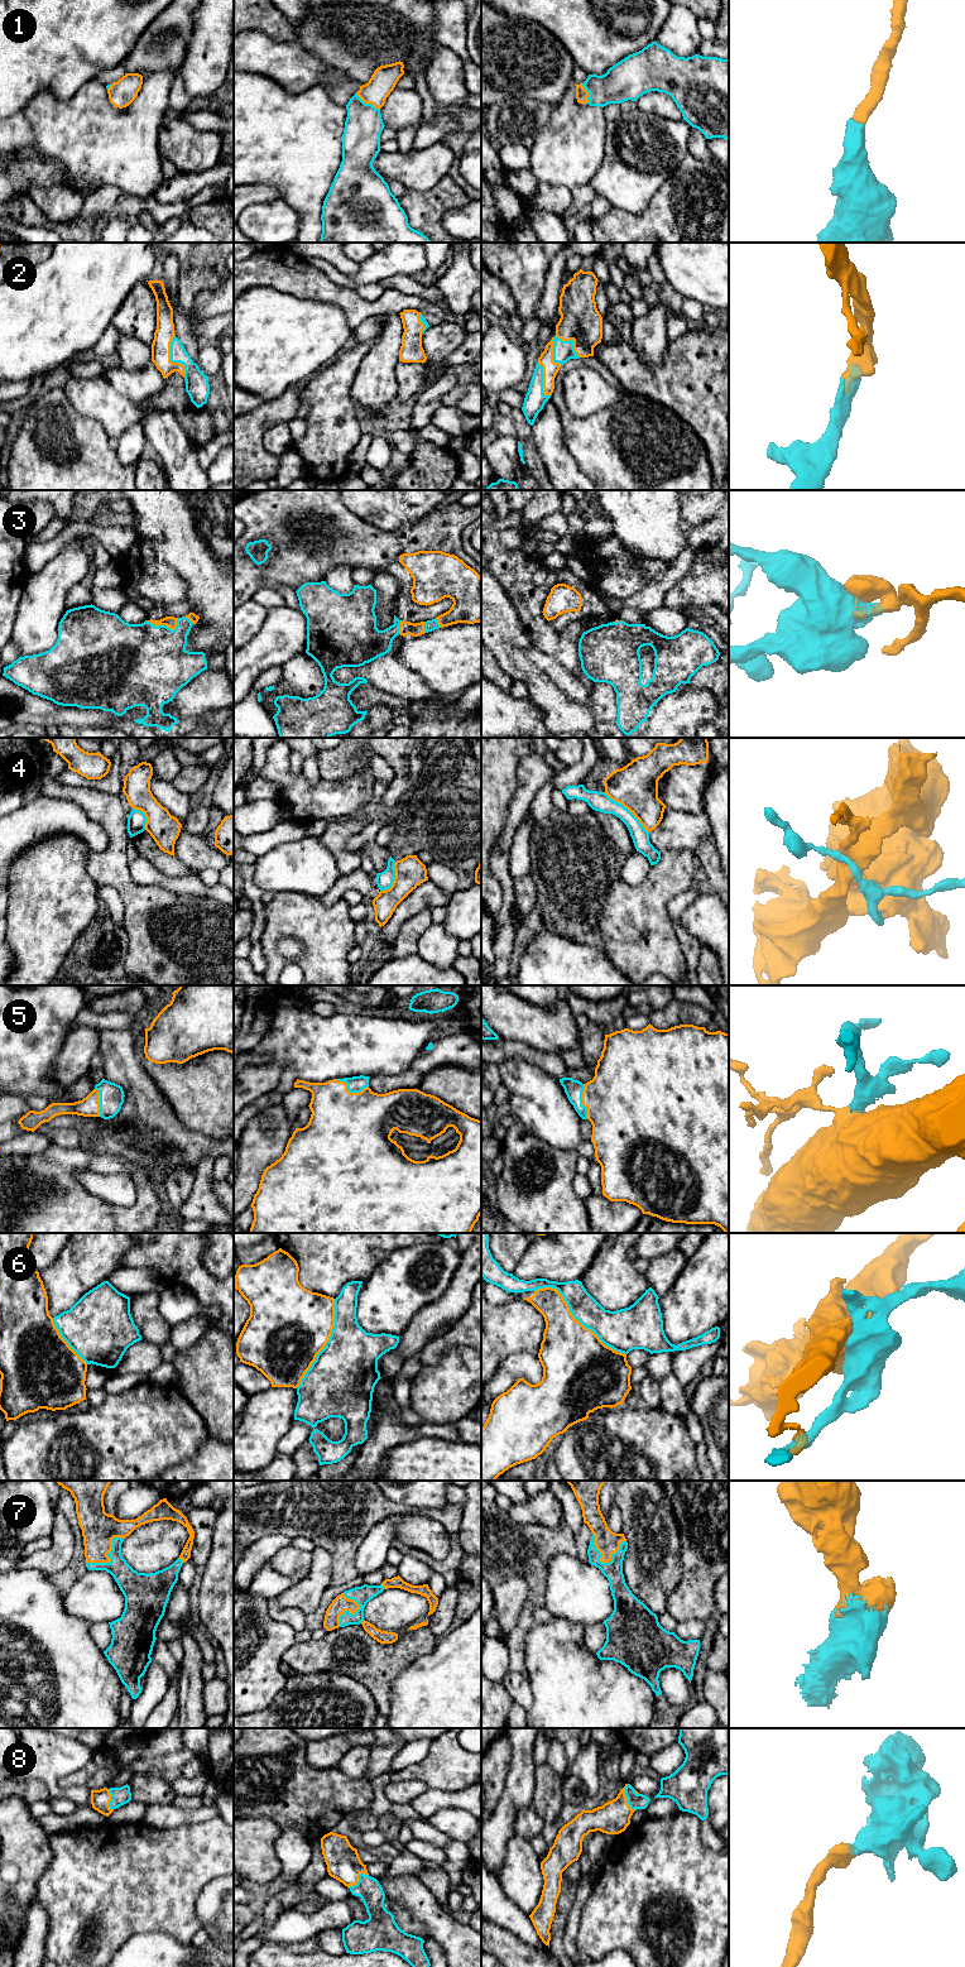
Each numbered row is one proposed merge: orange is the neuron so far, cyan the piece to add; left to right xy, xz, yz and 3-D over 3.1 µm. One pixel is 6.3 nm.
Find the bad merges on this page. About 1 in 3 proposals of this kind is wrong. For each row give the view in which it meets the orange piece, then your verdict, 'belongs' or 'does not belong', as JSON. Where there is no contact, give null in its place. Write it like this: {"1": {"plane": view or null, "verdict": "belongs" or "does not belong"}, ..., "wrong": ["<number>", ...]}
{"1": {"plane": "xz", "verdict": "belongs"}, "2": {"plane": "xy", "verdict": "belongs"}, "3": {"plane": "xy", "verdict": "belongs"}, "4": {"plane": "yz", "verdict": "does not belong"}, "5": {"plane": "xz", "verdict": "belongs"}, "6": {"plane": "yz", "verdict": "does not belong"}, "7": {"plane": "yz", "verdict": "belongs"}, "8": {"plane": "yz", "verdict": "belongs"}, "wrong": ["4", "6"]}

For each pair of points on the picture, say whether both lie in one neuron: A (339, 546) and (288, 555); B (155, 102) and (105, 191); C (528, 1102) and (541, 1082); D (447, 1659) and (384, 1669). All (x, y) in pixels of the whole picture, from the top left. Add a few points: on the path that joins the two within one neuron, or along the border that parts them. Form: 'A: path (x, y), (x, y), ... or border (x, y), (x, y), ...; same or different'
A: path (326, 546), (307, 546), (301, 552); same
B: border (102, 183), (116, 186), (123, 192); different
C: path (533, 1097), (536, 1087); same
D: border (433, 1649), (413, 1659), (395, 1677), (390, 1689); different

